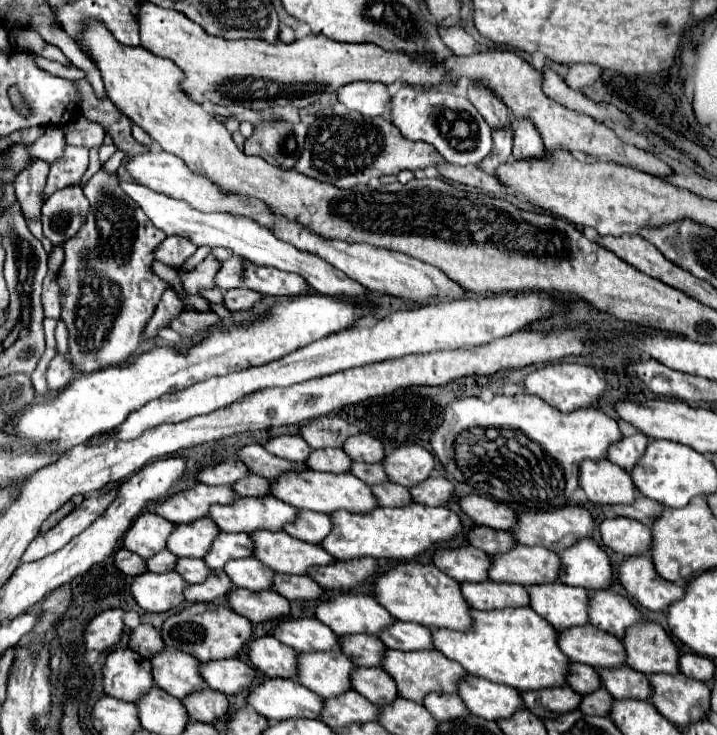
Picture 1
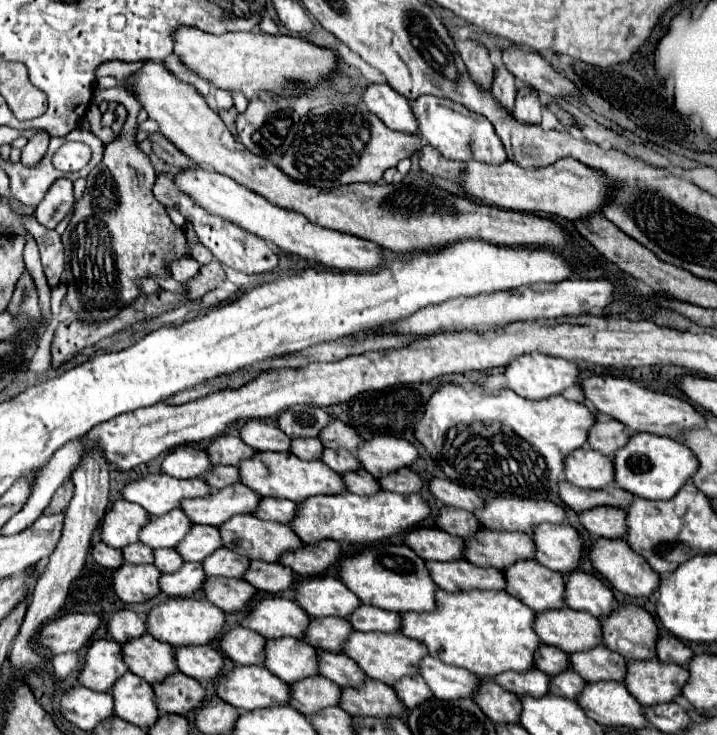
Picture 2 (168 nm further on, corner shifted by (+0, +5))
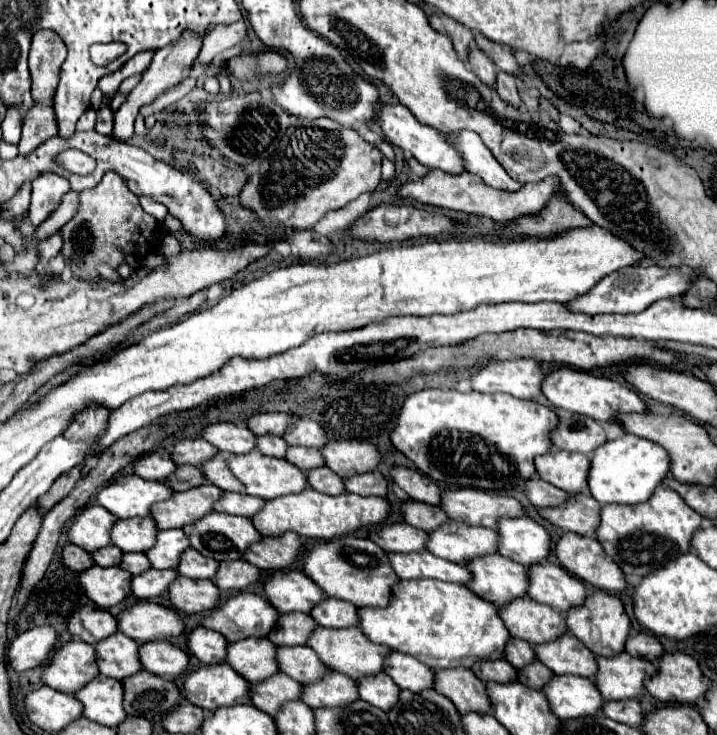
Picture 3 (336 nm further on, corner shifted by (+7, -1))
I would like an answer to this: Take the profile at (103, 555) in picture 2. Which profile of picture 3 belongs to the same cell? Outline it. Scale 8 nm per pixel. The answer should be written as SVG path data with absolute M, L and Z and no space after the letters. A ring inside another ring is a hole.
M66 544L66 546L64 546L62 560L64 560L66 566L70 566L70 568L76 570L76 572L84 572L84 570L96 566L94 560L92 560L92 554L86 552L86 550L80 548L80 546L74 546L74 544Z

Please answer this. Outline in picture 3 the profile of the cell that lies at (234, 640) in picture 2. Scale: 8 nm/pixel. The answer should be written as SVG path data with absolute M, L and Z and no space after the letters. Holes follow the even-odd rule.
M196 628L188 636L190 652L202 662L202 664L224 664L228 654L228 640L216 630L210 628Z

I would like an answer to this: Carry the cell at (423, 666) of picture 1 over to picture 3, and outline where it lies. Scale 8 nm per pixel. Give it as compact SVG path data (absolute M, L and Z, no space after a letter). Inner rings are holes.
M318 626L316 634L312 634L312 638L308 640L308 646L312 650L316 650L320 660L324 660L324 664L328 664L332 670L342 672L342 674L346 674L354 680L360 680L360 678L366 678L366 676L374 676L376 672L382 672L384 660L390 656L388 646L374 644L356 626L352 630L328 630L324 626Z

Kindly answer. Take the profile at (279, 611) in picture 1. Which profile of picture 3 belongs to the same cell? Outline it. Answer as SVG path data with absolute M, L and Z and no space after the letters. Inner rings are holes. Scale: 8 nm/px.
M178 576L168 590L168 598L174 608L188 614L210 612L218 608L220 590L212 580L192 580L186 576Z

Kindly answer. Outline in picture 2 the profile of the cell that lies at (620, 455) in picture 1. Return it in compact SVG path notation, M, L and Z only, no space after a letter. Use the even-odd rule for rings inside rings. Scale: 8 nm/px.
M597 420L591 426L591 432L587 436L587 444L593 450L599 450L605 456L613 456L615 450L619 450L621 446L625 446L629 440L629 430L625 428L625 424L617 422L617 420Z

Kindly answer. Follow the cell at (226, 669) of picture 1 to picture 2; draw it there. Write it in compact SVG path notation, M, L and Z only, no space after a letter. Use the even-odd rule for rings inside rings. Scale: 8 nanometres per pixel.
M187 646L175 648L177 670L199 680L209 682L215 680L223 668L223 654L213 646Z

